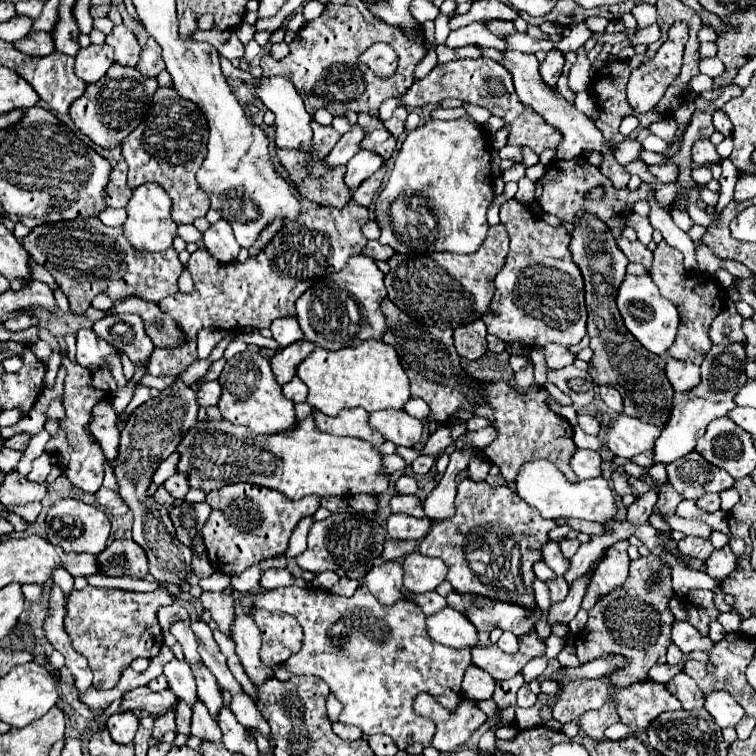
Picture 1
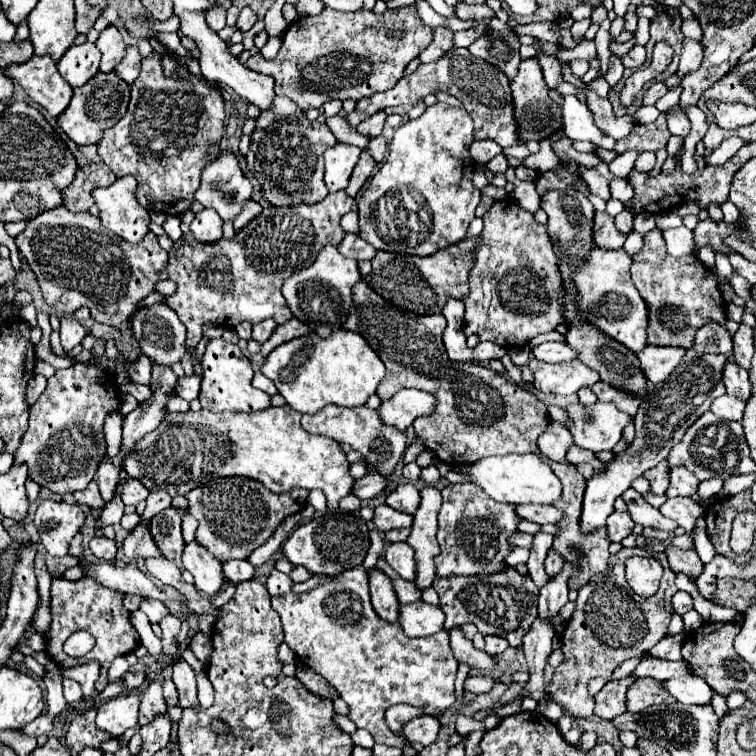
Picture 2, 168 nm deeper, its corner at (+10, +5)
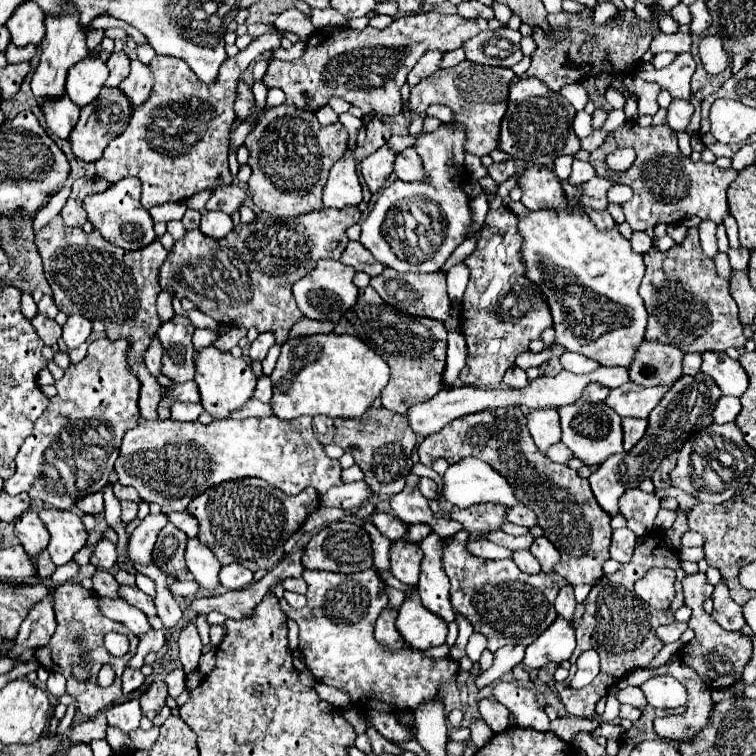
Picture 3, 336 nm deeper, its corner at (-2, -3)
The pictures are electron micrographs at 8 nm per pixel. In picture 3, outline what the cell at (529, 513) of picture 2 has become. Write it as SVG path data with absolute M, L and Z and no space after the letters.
M514 506L514 508L508 508L508 514L506 514L506 520L508 522L514 522L514 524L520 524L520 526L536 526L536 514L528 508L528 506Z

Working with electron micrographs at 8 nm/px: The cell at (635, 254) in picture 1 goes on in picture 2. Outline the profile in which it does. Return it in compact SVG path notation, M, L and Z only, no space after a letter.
M606 212L594 214L592 238L594 238L594 244L600 244L604 248L622 248L622 244L626 240L626 236L614 228L614 218Z

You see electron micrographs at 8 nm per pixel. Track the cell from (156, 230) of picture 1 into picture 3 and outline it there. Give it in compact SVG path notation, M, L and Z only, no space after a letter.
M122 178L120 182L112 184L106 192L86 196L84 210L88 212L88 220L94 224L94 228L100 230L108 242L114 242L124 250L144 248L156 238L154 220L148 214L148 210L144 210L144 206L140 204L140 180L136 178Z

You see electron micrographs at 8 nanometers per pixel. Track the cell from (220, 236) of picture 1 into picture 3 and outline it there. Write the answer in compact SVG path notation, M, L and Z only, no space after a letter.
M206 212L206 214L202 216L200 232L204 232L204 236L224 238L232 228L234 228L234 226L232 226L232 218L226 216L224 212Z

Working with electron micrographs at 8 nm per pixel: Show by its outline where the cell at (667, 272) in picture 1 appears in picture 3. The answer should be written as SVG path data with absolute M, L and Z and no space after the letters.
M690 228L682 244L670 250L650 248L644 254L646 274L640 284L640 296L648 310L646 338L670 344L688 352L724 352L746 344L742 324L738 320L738 306L730 294L730 282L716 274L716 266L704 256L698 228Z

